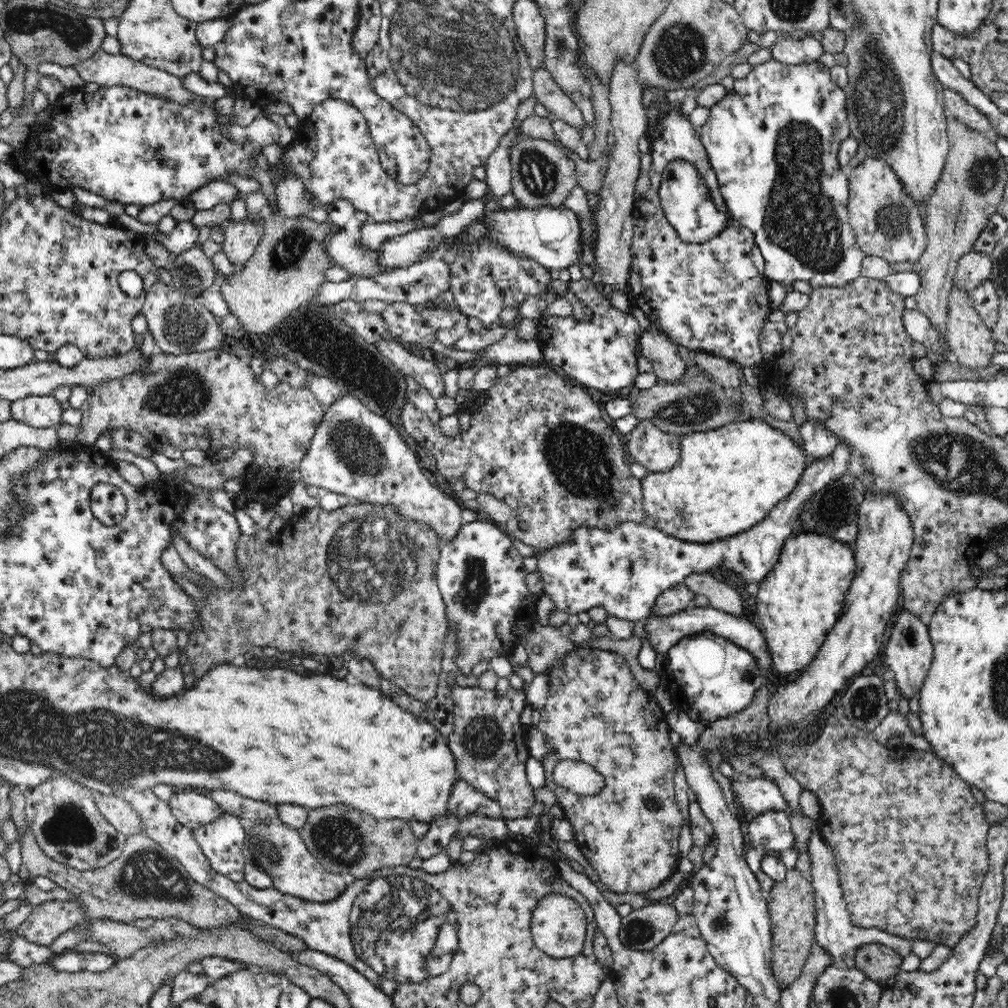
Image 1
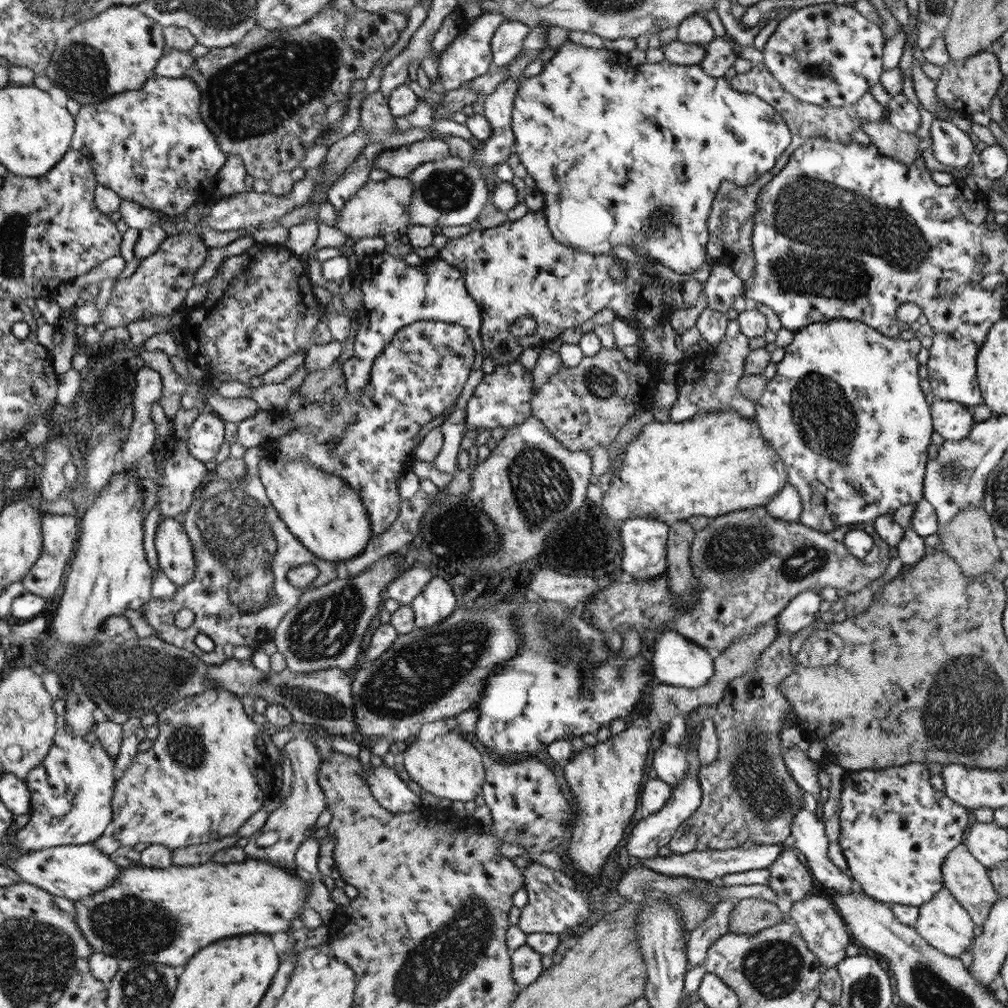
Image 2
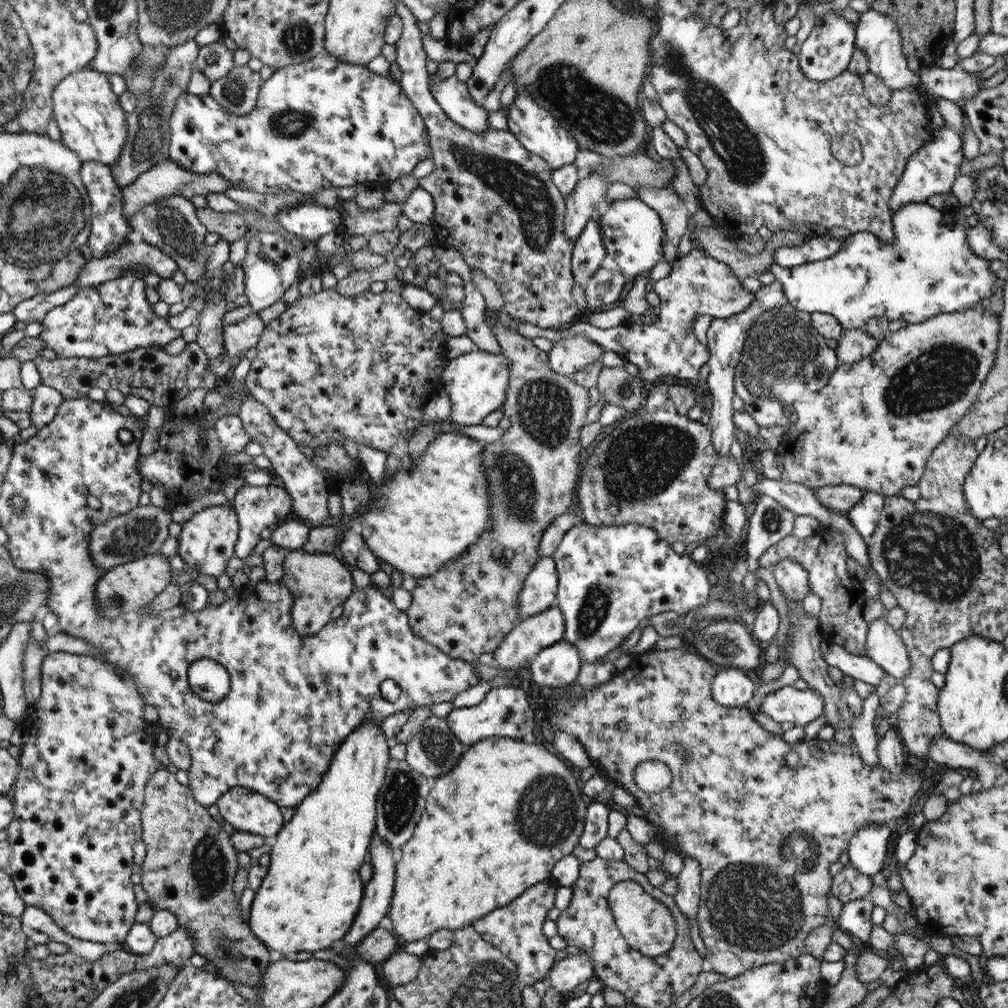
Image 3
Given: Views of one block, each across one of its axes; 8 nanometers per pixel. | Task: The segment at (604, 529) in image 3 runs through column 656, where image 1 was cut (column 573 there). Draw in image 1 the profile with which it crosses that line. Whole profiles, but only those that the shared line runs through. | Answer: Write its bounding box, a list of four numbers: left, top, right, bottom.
[537,441,850,622]

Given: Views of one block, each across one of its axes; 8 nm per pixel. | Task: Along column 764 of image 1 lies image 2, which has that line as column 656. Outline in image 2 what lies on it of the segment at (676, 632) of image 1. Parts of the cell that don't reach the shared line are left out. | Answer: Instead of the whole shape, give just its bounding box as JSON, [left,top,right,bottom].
[648,629,715,688]

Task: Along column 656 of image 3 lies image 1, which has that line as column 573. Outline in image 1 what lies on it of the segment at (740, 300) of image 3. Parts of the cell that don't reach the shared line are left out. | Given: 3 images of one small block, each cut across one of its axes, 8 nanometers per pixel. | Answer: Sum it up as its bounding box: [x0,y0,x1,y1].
[537,278,642,393]

